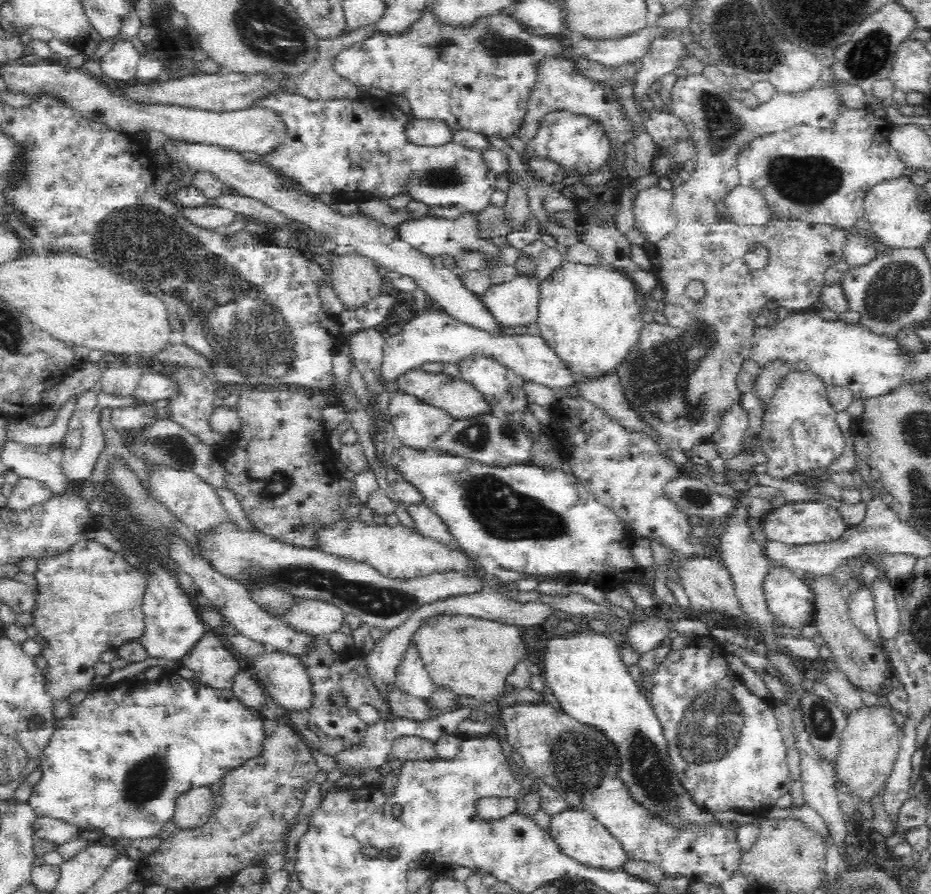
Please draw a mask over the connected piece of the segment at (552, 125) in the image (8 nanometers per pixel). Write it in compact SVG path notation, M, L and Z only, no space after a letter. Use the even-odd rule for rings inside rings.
M556 111L544 116L534 140L526 145L526 151L528 151L524 156L526 162L532 159L532 156L550 159L564 170L575 175L585 175L594 172L608 160L609 138L597 122L568 111Z

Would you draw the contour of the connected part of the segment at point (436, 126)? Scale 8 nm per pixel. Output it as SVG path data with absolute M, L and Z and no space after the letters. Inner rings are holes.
M410 117L406 125L406 132L408 133L408 139L414 144L436 147L454 142L457 130L440 119L426 120Z

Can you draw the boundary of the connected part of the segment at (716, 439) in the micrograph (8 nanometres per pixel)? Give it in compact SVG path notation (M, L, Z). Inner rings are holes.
M742 406L728 412L720 430L710 440L716 444L720 457L727 458L726 460L736 459L743 454L740 444L748 428L748 422L748 411Z

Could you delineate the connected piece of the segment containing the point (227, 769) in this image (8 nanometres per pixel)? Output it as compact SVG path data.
M164 674L162 678L146 682L140 688L128 688L128 682L120 682L112 690L98 690L98 692L91 693L78 704L72 705L70 712L64 718L56 720L55 732L52 733L46 746L40 751L38 759L40 781L33 787L27 801L28 808L31 808L37 817L51 816L64 819L78 825L82 831L90 827L98 828L104 839L137 843L137 841L149 836L159 836L162 826L169 820L173 820L176 800L184 792L188 792L190 788L220 783L230 772L234 772L236 768L240 768L248 760L254 760L263 754L264 742L267 740L266 720L259 711L246 707L231 687L212 689L208 686L202 686L196 679L185 680L180 676Z

